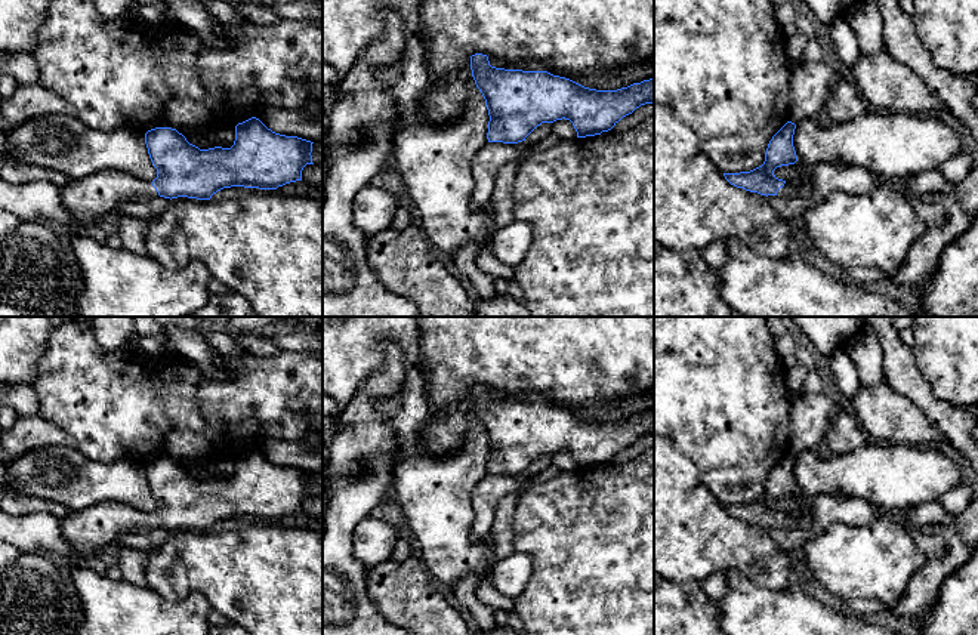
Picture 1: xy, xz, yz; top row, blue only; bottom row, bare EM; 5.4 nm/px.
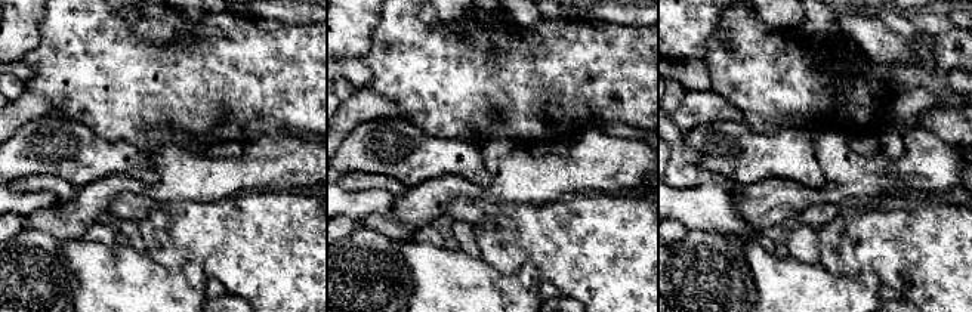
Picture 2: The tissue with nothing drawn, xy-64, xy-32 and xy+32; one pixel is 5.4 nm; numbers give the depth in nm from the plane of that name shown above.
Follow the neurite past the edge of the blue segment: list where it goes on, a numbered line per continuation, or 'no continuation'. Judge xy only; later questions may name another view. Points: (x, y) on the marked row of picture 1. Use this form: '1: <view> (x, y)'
1: xy (86, 200)

